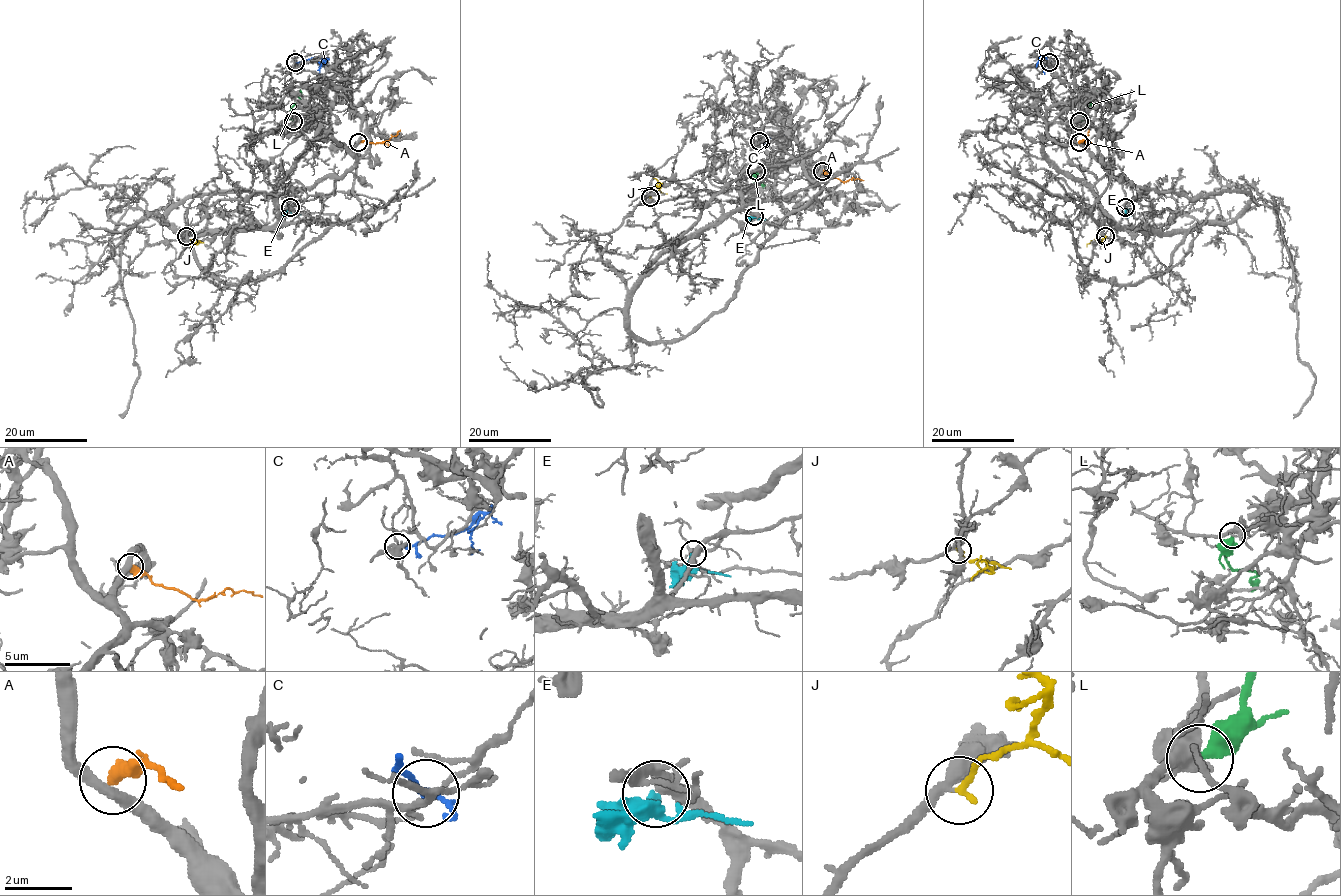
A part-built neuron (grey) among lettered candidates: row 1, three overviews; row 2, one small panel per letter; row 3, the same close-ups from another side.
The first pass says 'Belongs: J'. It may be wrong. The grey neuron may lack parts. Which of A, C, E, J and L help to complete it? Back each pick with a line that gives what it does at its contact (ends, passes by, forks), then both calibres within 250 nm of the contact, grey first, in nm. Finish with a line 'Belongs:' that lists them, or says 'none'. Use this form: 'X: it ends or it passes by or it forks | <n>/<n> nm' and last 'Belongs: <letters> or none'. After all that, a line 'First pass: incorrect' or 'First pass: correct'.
J: it ends | 280/200 nm
Belongs: J
First pass: correct

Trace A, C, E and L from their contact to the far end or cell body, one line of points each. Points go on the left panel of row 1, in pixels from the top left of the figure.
A: (359, 142), (383, 142), (400, 130)
C: (295, 62), (316, 56), (322, 62), (319, 70), (318, 61)
E: (290, 207), (289, 211), (302, 214)
L: (292, 120), (290, 108), (301, 100), (300, 89)

